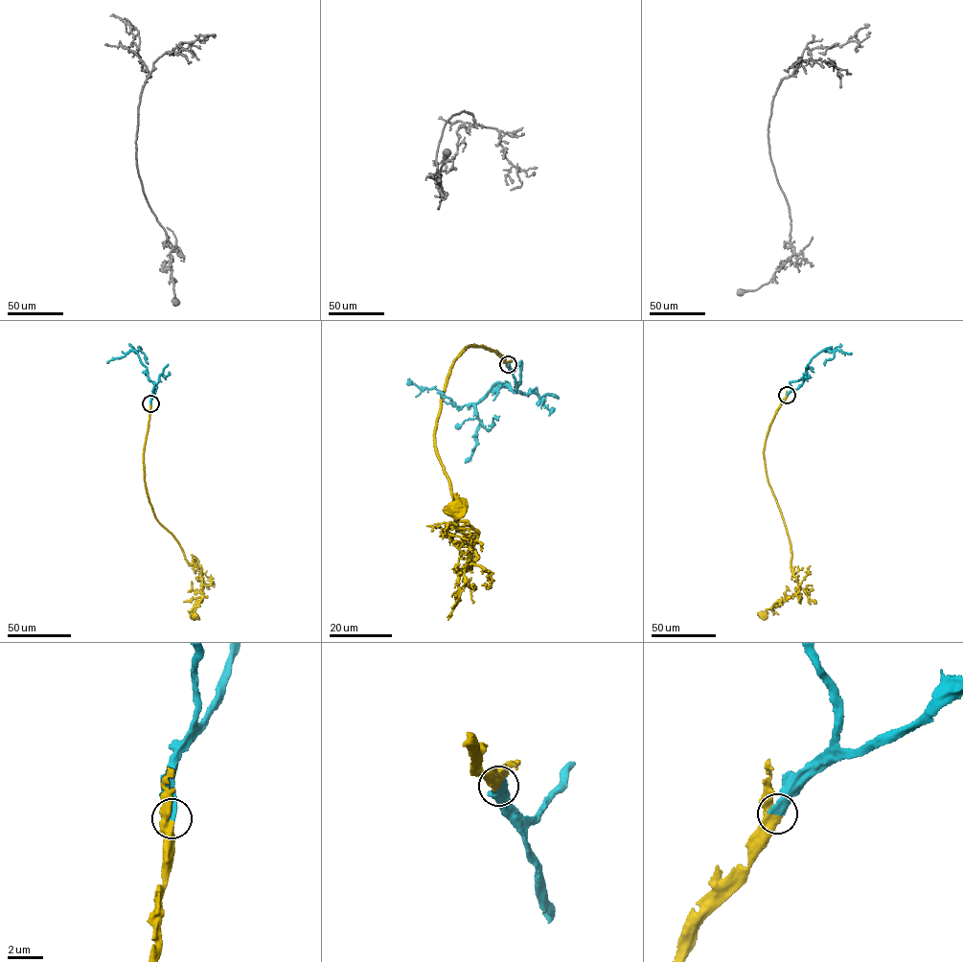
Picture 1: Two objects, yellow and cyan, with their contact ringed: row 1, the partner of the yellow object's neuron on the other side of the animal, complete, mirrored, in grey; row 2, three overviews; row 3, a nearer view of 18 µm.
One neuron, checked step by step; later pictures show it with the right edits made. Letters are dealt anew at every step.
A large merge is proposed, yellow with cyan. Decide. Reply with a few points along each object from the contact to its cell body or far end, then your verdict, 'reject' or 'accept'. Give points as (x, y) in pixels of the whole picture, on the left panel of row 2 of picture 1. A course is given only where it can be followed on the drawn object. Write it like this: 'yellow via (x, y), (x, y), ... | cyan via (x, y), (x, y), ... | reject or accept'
yellow via (150, 404), (144, 454), (145, 485), (156, 519), (178, 543), (187, 561), (201, 569), (203, 596), (194, 616) | cyan via (150, 404), (154, 383), (134, 350), (130, 349), (124, 356), (107, 363) | accept

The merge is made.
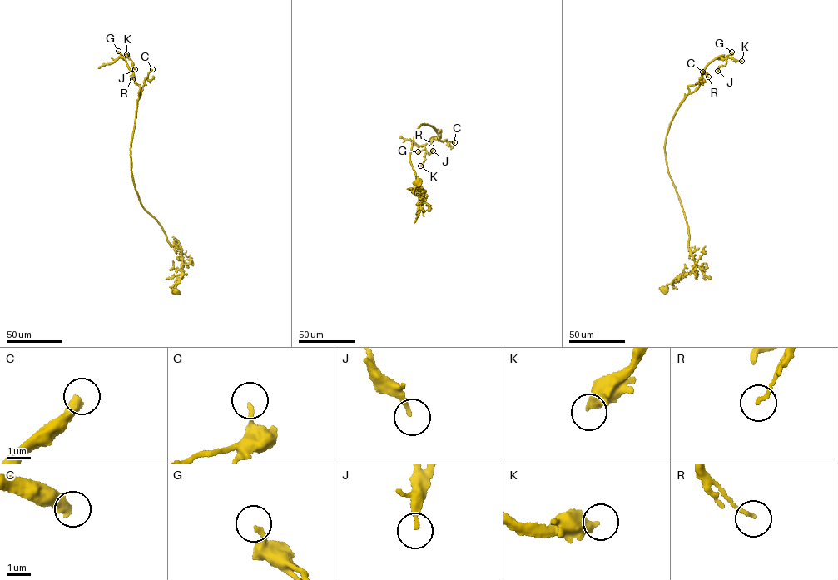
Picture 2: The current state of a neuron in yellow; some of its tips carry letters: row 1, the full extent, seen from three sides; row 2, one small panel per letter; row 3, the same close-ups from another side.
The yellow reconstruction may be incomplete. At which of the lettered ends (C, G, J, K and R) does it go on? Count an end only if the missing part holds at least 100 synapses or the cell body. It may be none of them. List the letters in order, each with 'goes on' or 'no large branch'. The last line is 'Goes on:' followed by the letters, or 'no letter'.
C: goes on
G: no large branch
J: no large branch
K: goes on
R: no large branch
Goes on: C, K

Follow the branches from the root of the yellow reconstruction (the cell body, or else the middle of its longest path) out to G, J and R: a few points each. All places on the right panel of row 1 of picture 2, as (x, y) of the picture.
G: (665, 290), (695, 265), (668, 171), (666, 135), (687, 86), (700, 82), (705, 66), (731, 52)
J: (665, 290), (695, 265), (666, 136), (687, 86), (700, 82), (720, 56), (726, 62), (717, 71)
R: (665, 290), (695, 265), (668, 171), (665, 138), (687, 86), (700, 82), (703, 73), (708, 76)

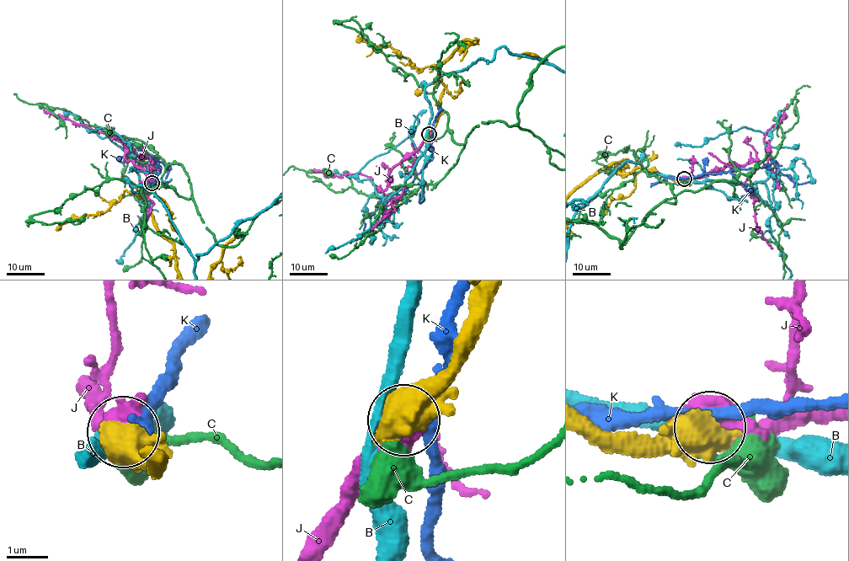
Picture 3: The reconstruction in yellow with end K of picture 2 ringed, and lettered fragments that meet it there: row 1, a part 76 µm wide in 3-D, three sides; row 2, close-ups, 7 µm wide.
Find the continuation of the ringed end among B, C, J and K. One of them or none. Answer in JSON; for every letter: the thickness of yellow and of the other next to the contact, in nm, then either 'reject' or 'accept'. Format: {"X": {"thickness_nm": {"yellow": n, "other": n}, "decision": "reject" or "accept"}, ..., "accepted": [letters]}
{"B": {"thickness_nm": {"yellow": 750, "other": 320}, "decision": "reject"}, "C": {"thickness_nm": {"yellow": 550, "other": 360}, "decision": "reject"}, "J": {"thickness_nm": {"yellow": 550, "other": 600}, "decision": "accept"}, "K": {"thickness_nm": {"yellow": 550, "other": 280}, "decision": "reject"}, "accepted": ["J"]}

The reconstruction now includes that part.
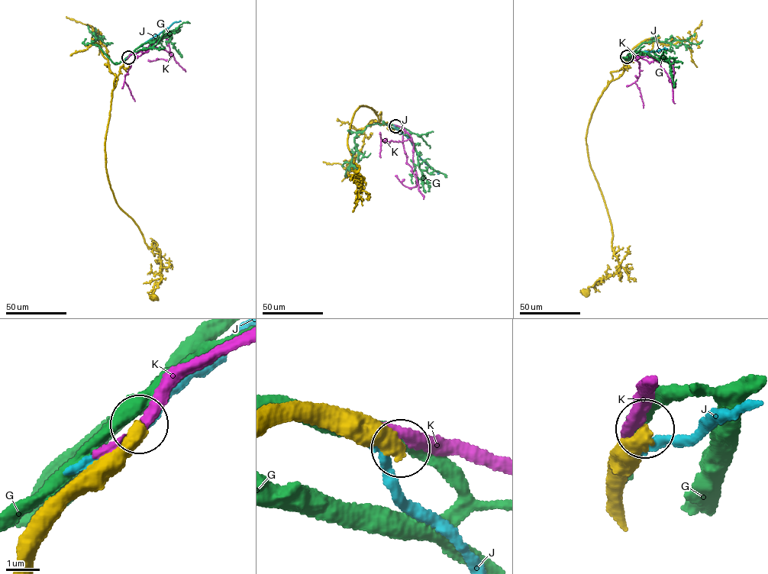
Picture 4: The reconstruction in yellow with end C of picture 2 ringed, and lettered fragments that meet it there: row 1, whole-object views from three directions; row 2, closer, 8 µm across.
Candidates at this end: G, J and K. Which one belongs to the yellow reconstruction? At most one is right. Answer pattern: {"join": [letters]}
{"join": []}

